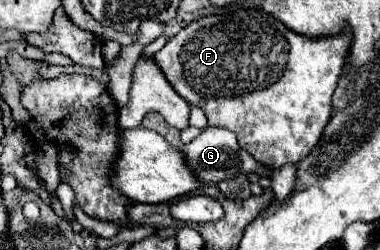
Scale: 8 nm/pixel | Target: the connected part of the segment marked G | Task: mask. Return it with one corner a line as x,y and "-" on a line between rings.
206,127
192,143
182,147
188,165
194,169
194,173
204,181
204,183
220,183
228,177
234,177
238,173
250,173
256,171
258,175
272,175
270,169
266,169
262,163
252,161
252,155
248,155
236,141
236,135
224,127

